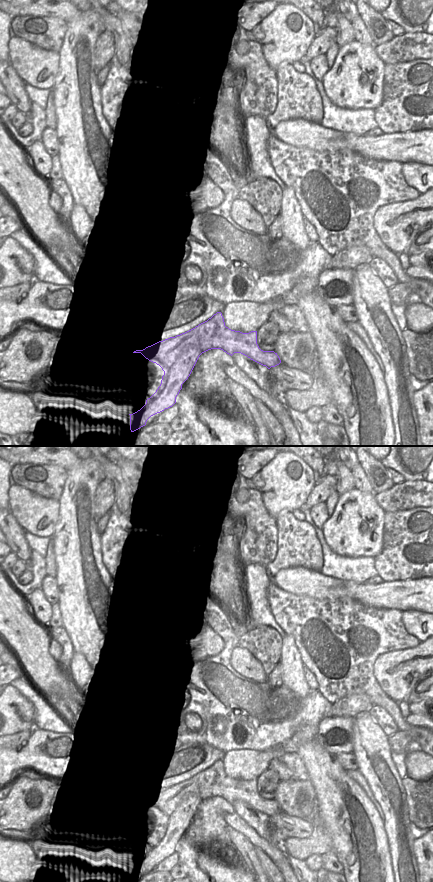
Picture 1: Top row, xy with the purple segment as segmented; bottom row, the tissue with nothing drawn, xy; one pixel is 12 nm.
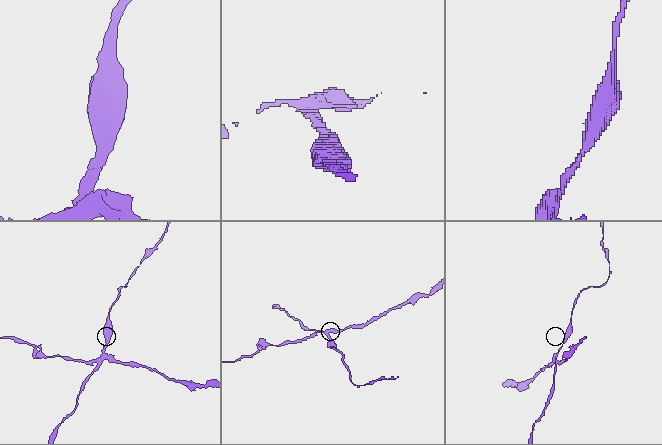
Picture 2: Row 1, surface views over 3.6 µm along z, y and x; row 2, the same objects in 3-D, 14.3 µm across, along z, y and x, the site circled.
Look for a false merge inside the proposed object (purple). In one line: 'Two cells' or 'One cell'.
Two cells

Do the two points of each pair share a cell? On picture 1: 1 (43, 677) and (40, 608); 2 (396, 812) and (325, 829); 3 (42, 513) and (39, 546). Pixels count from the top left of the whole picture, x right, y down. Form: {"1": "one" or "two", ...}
{"1": "two", "2": "two", "3": "two"}

